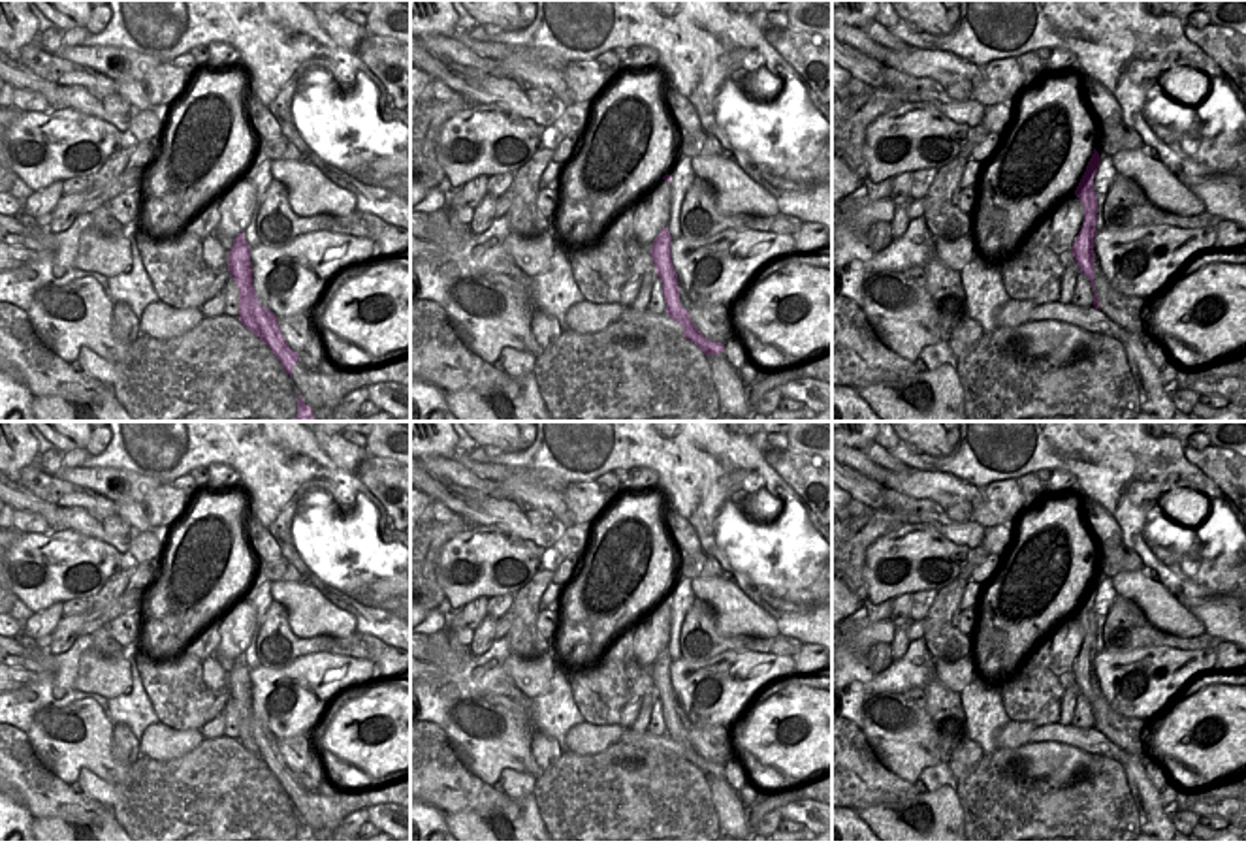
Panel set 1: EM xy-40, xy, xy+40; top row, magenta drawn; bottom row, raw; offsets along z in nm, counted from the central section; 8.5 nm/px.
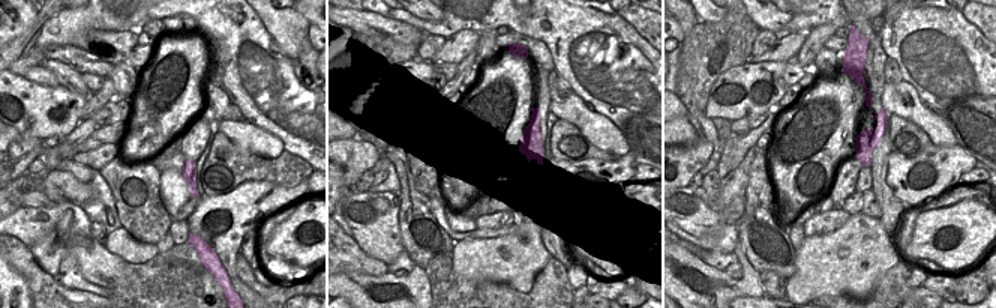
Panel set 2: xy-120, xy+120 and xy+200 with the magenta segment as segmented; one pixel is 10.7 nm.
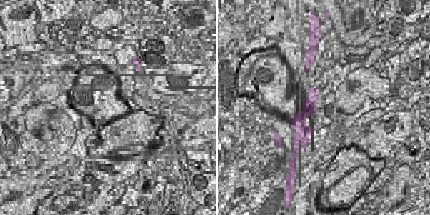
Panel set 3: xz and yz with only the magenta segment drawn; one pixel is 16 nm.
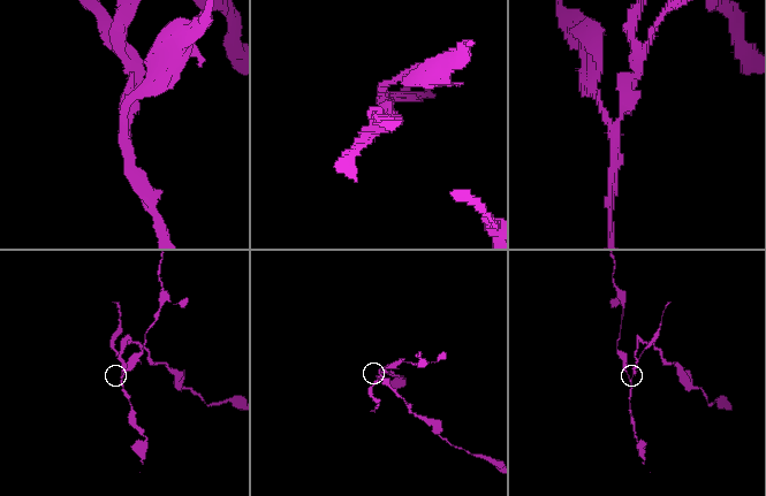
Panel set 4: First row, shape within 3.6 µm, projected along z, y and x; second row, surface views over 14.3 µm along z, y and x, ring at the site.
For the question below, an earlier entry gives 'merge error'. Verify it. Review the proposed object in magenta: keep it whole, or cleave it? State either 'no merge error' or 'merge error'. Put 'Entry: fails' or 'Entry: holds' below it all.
merge error
Entry: holds

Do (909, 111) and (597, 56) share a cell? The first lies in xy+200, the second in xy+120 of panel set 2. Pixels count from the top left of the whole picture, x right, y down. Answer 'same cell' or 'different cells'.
different cells

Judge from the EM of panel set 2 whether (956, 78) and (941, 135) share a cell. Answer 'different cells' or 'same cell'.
different cells

